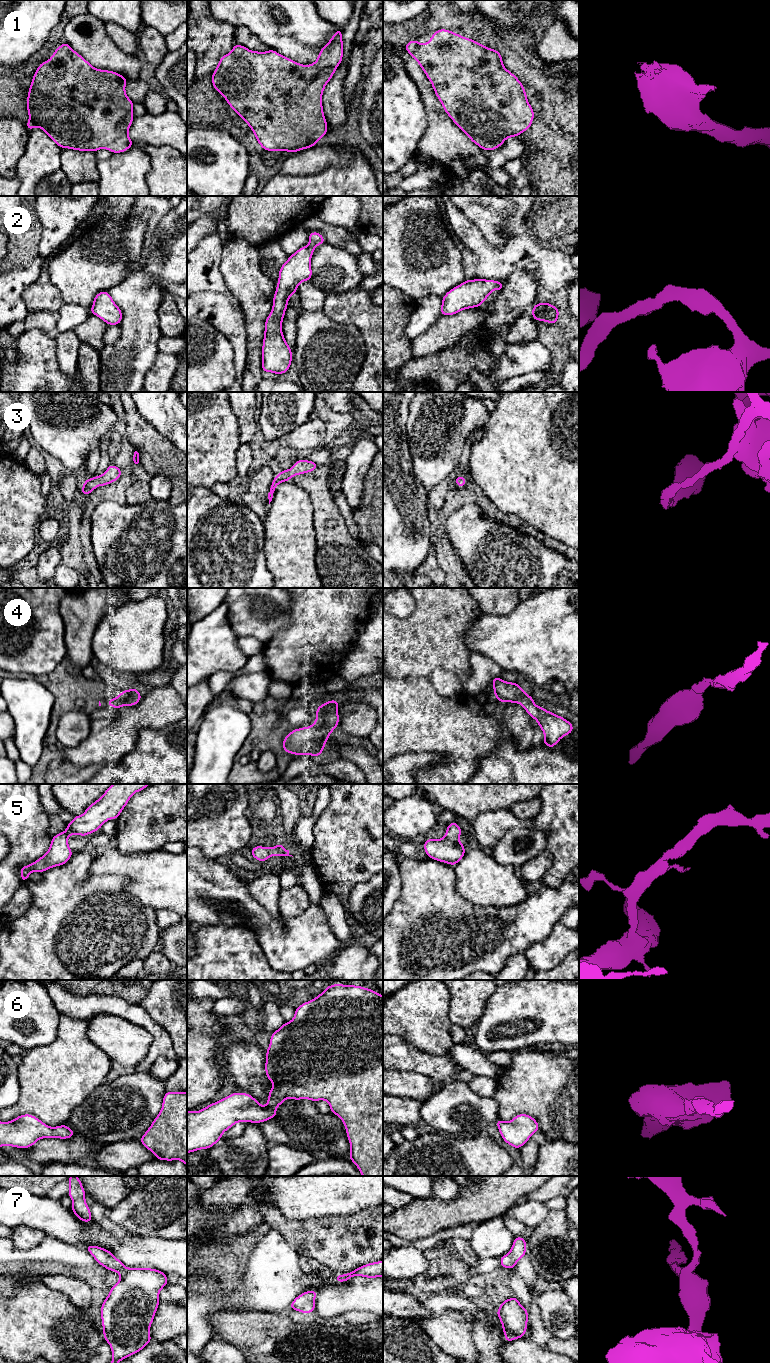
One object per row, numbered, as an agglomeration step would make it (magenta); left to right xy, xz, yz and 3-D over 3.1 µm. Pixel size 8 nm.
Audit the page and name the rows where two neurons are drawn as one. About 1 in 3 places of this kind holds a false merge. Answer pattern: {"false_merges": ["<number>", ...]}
{"false_merges": []}

